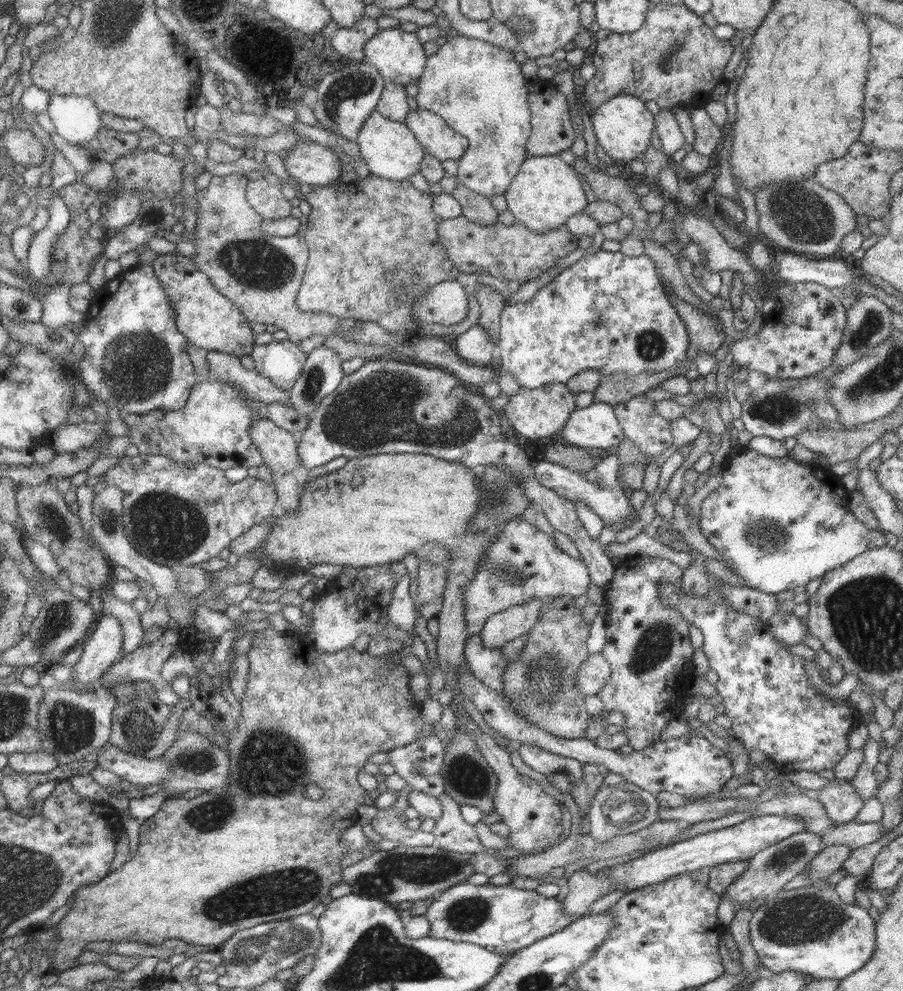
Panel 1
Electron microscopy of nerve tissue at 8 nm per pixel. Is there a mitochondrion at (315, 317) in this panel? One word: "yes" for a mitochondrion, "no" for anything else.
no

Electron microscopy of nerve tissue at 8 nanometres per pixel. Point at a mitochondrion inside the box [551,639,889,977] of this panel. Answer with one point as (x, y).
(801, 918)

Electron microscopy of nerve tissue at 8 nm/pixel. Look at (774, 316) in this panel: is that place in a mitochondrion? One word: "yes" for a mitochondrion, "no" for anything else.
no

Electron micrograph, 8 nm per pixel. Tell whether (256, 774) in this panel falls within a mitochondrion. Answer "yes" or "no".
yes

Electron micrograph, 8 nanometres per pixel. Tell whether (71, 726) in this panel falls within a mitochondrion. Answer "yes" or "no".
yes

